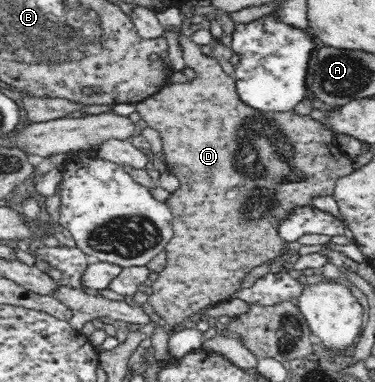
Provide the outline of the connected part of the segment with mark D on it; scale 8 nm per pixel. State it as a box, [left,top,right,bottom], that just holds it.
[134,34,355,329]

